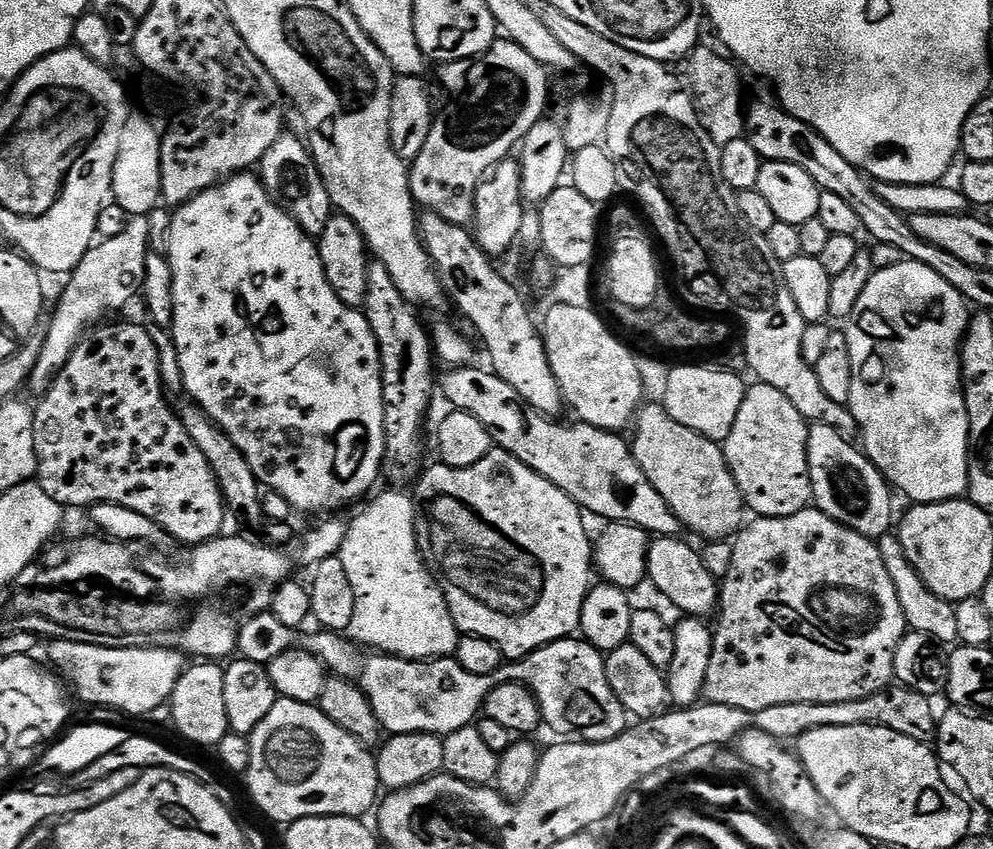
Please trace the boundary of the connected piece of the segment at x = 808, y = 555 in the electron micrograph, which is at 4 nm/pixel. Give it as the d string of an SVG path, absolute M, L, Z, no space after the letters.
M815 506L806 507L798 514L782 518L762 516L753 521L753 524L745 523L735 537L732 544L734 559L730 562L730 574L720 584L718 605L720 625L715 625L714 628L710 670L706 670L703 699L709 704L734 706L743 712L761 714L767 707L785 706L787 703L858 702L889 687L894 680L894 654L902 638L909 631L909 626L902 614L902 602L898 602L898 590L894 590L894 582L890 582L886 562L882 562L879 543L834 522L834 518L830 518Z

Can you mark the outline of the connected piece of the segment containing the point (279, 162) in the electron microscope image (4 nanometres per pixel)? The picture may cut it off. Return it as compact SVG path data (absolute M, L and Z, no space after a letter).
M291 130L281 132L274 146L270 146L260 160L258 175L273 200L286 214L290 214L290 218L294 218L294 222L298 222L298 226L302 226L305 234L319 238L322 230L326 230L326 222L330 222L334 214L332 199L307 143L297 133L296 136Z

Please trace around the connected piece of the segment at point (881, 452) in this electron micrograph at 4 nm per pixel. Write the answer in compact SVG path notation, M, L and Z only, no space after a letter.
M905 258L898 266L873 271L866 290L862 290L862 298L858 298L858 306L854 306L852 315L848 317L846 327L843 329L846 342L850 346L850 366L852 367L852 385L847 407L854 414L859 435L864 435L863 451L897 493L905 492L910 498L909 501L918 504L959 500L968 490L968 411L964 401L960 354L964 333L968 331L969 319L968 301L962 294L958 294L958 290L954 290L954 286L950 286L950 282L946 282L946 278L934 274L930 266L922 266L916 260Z

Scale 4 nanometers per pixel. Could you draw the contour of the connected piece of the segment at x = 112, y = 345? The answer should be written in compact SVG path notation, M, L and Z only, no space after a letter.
M116 322L105 323L81 339L48 393L35 405L32 433L38 482L54 502L69 509L117 504L150 518L173 541L195 546L215 540L225 531L224 494L210 462L187 434L173 405L168 405L154 340L144 324L112 323Z

